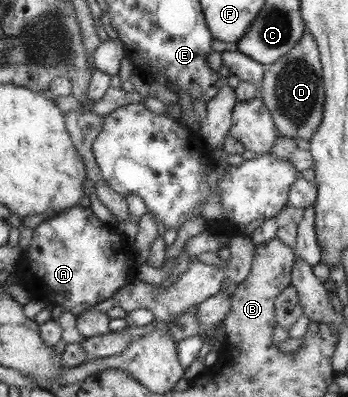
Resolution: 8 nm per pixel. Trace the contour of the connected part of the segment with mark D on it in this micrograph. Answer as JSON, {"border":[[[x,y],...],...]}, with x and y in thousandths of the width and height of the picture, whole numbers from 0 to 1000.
{"border":[[[882,76],[871,83],[871,96],[825,139],[761,166],[750,219],[730,244],[764,264],[770,285],[787,297],[790,325],[810,343],[891,353],[928,307],[934,239],[917,126],[894,86]]]}

